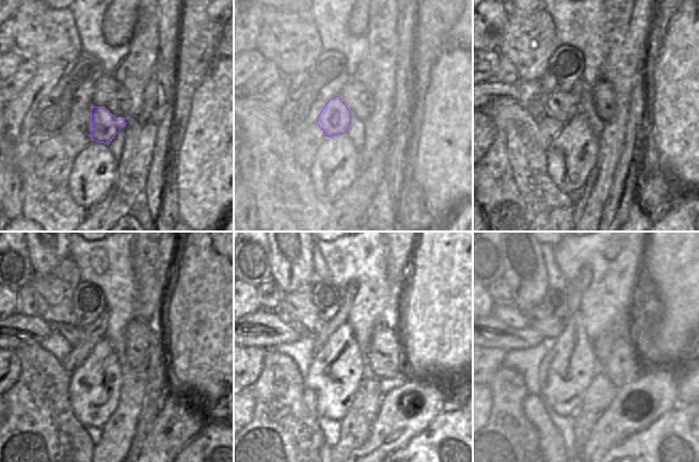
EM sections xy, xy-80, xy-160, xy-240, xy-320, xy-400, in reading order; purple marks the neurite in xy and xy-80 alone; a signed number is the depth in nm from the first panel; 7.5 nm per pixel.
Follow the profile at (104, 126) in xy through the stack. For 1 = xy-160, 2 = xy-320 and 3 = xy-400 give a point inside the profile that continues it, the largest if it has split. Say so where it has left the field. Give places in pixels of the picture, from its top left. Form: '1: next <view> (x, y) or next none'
1: next xy-160 (561, 106)
2: next xy-320 (298, 327)
3: next xy-400 (507, 313)

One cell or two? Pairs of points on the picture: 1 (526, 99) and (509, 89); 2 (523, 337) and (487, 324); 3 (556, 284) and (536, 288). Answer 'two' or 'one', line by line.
1: two
2: one
3: two

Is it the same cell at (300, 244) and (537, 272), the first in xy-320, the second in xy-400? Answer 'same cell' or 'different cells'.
same cell

